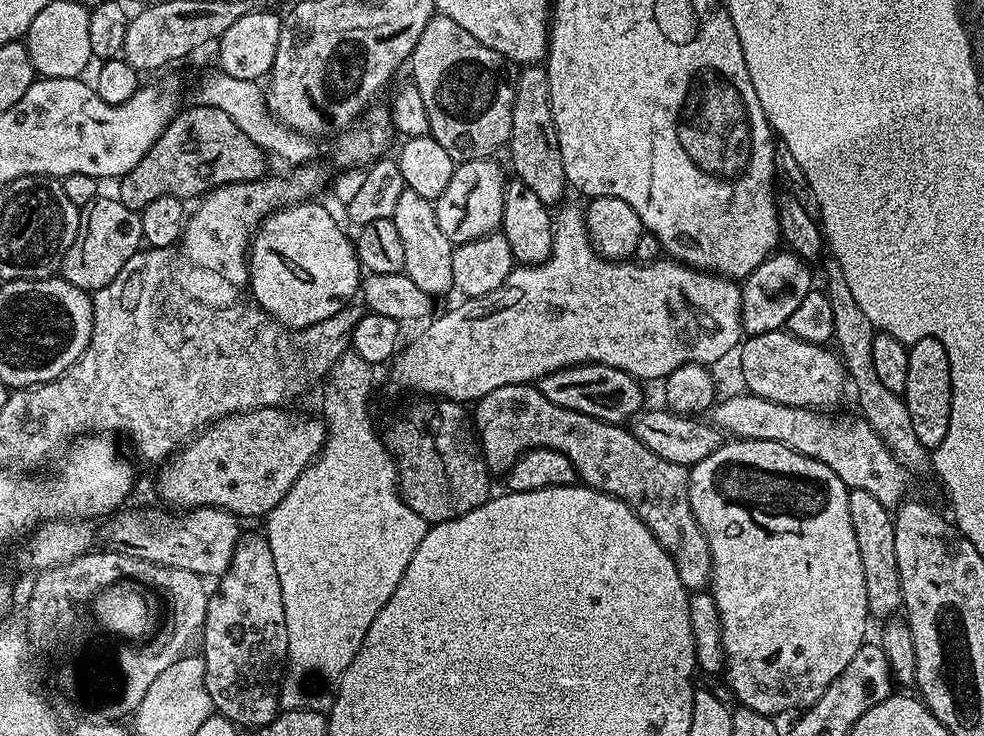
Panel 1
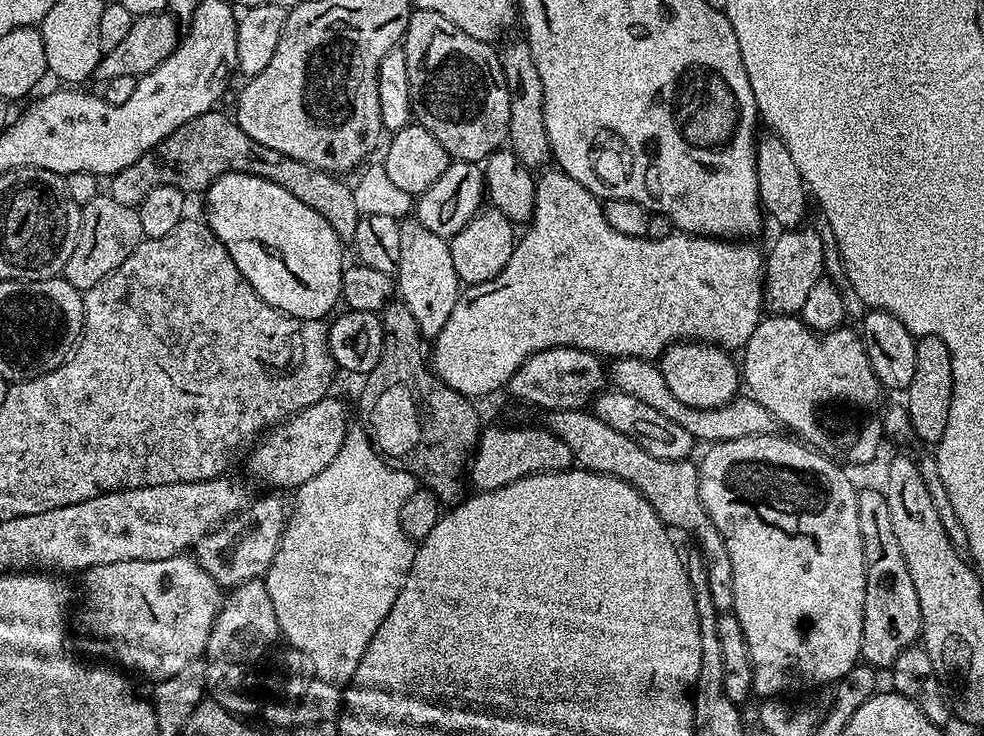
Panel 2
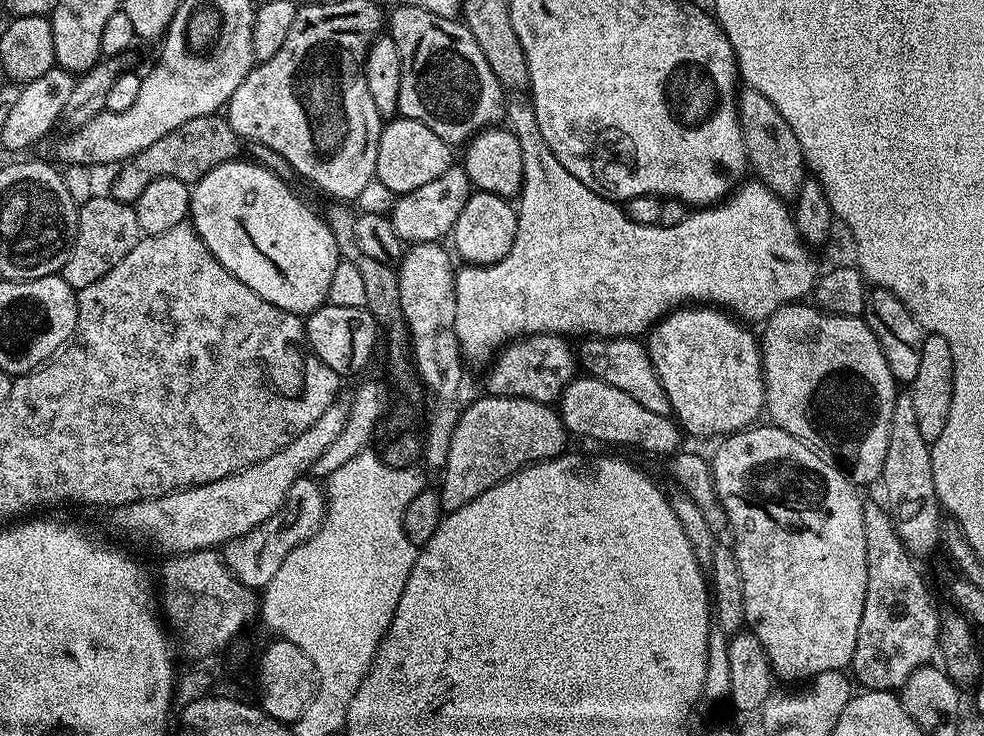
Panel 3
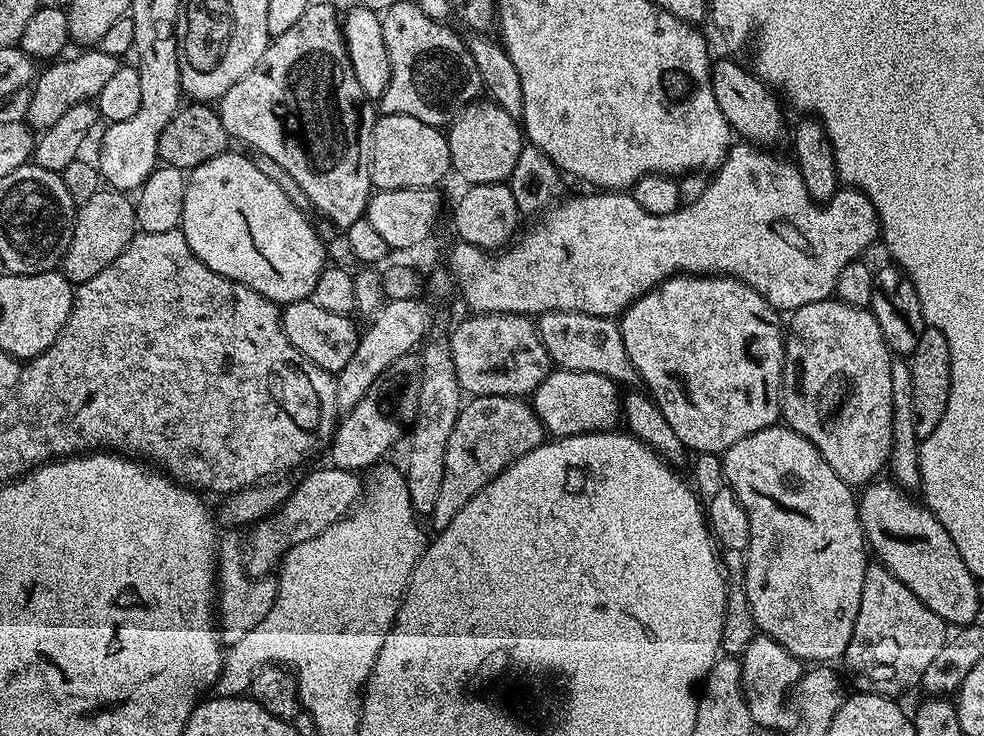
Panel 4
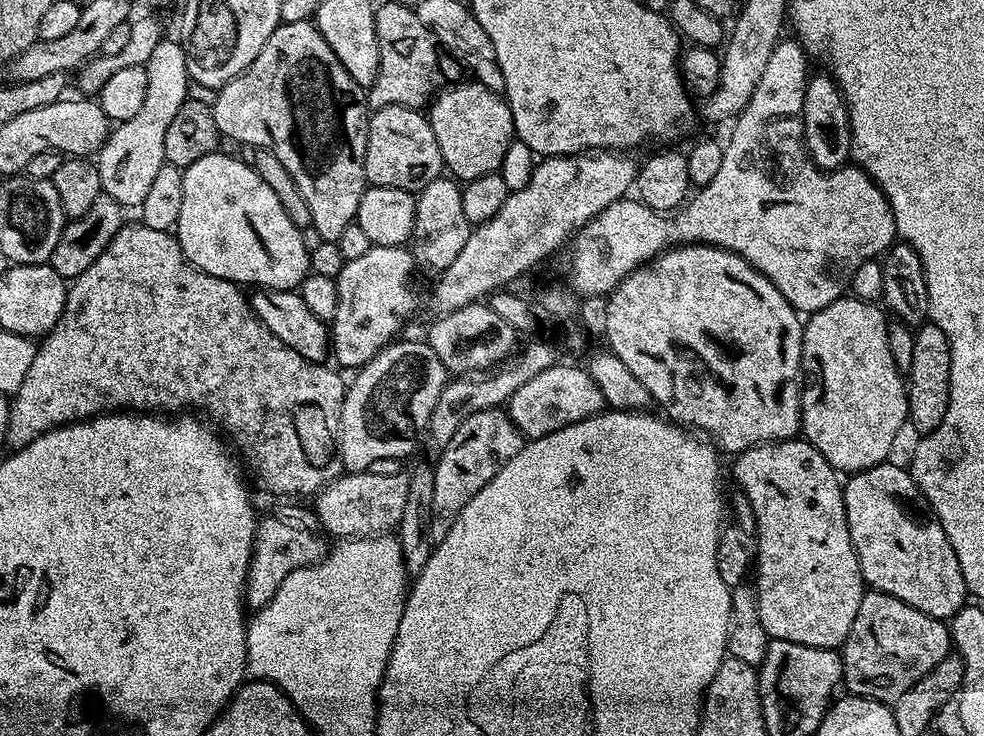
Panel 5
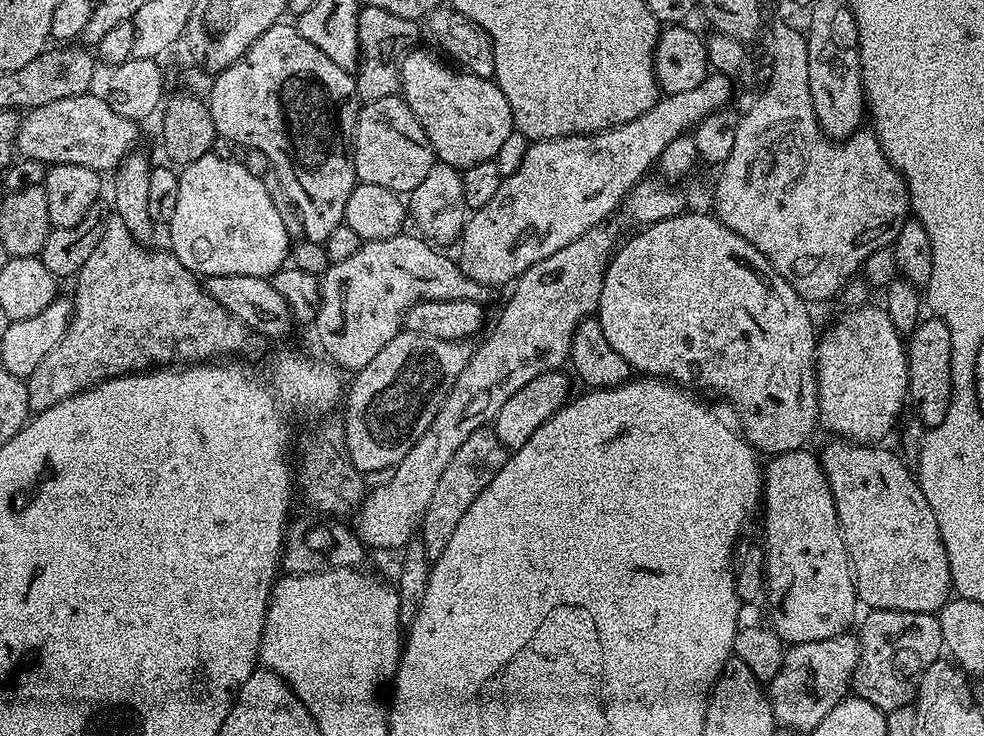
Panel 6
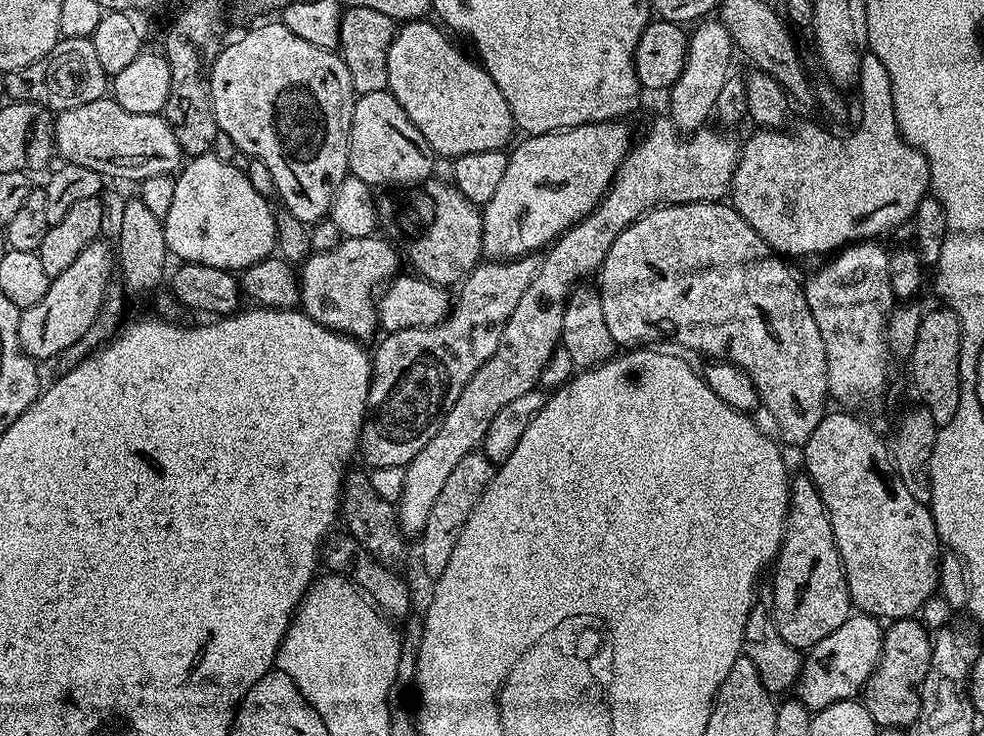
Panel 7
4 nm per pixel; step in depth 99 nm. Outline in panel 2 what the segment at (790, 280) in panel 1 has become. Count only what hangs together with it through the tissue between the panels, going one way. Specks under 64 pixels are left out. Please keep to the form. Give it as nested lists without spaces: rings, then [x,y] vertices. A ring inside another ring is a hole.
[[[810,226],[785,229],[766,252],[764,262],[764,307],[775,315],[795,315],[802,309],[814,284],[824,275],[822,242]]]

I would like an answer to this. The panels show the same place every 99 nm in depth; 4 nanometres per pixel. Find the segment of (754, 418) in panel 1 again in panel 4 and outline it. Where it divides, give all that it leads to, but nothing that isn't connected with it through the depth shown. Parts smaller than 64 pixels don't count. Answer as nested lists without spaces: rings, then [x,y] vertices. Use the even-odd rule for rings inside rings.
[[[558,310],[541,312],[535,326],[542,338],[542,346],[546,346],[548,357],[557,369],[602,374],[617,386],[637,383],[636,367],[630,362],[630,354],[626,354],[626,346],[622,346],[620,326],[613,317]]]

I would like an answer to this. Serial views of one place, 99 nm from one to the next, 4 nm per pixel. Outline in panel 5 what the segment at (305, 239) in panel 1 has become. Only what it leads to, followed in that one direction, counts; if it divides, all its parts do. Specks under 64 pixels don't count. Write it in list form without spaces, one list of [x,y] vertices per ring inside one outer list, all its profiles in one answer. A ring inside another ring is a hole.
[[[223,150],[198,158],[183,169],[182,210],[174,229],[176,241],[182,246],[182,254],[194,267],[211,276],[229,280],[241,286],[259,286],[274,290],[299,289],[310,272],[310,248],[304,245],[304,236],[288,217],[280,196],[251,168]]]

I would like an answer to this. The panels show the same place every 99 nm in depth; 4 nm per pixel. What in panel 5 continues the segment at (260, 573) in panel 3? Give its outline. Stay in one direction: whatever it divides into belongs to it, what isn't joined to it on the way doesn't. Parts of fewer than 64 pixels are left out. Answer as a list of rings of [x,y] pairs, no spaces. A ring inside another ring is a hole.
[[[369,470],[367,472],[348,472],[342,474],[334,482],[330,482],[316,493],[316,516],[320,524],[329,532],[332,538],[355,538],[357,536],[383,536],[399,529],[400,519],[406,510],[406,490],[408,476],[399,476],[396,472],[380,472],[384,470]]]

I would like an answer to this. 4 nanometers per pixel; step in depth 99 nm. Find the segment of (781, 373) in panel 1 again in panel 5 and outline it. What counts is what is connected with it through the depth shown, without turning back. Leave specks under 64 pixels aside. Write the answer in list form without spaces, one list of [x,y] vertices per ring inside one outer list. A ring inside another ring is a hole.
[[[852,294],[830,302],[822,310],[811,313],[803,321],[802,391],[800,394],[800,426],[803,439],[815,446],[831,468],[840,474],[861,472],[885,463],[908,420],[908,393],[905,377],[890,358],[889,321],[879,303],[859,300]]]

